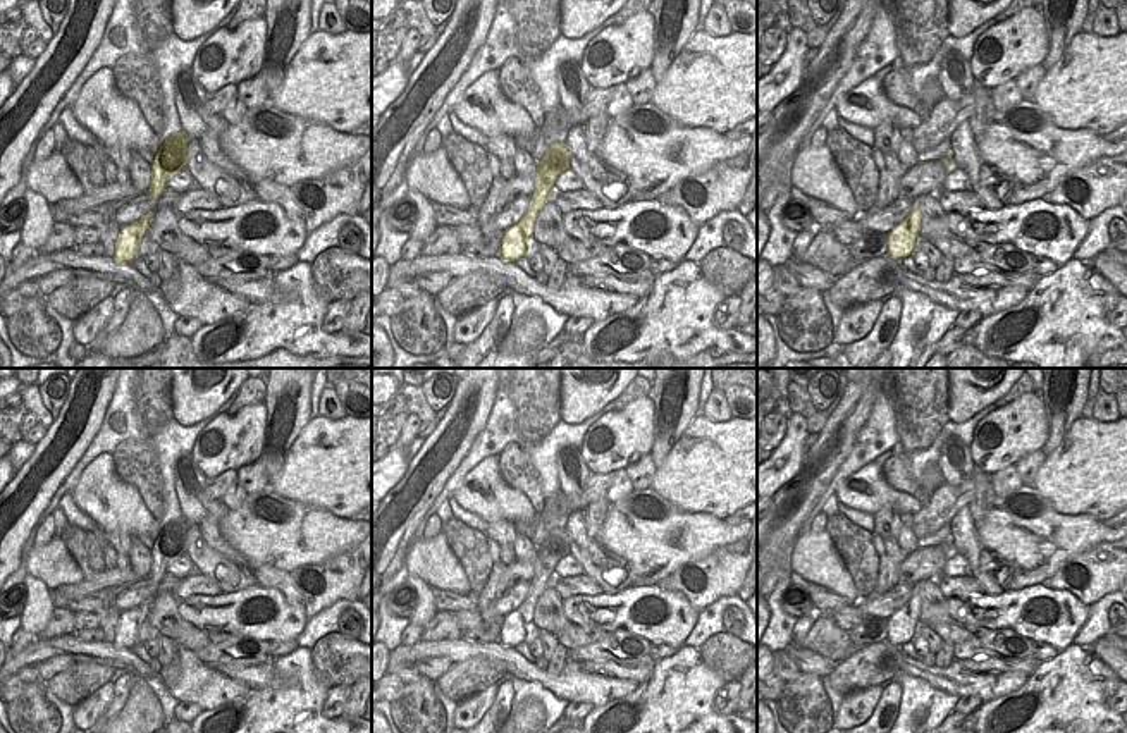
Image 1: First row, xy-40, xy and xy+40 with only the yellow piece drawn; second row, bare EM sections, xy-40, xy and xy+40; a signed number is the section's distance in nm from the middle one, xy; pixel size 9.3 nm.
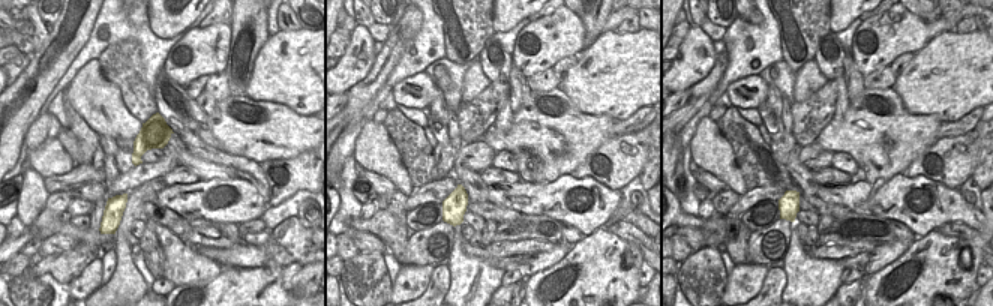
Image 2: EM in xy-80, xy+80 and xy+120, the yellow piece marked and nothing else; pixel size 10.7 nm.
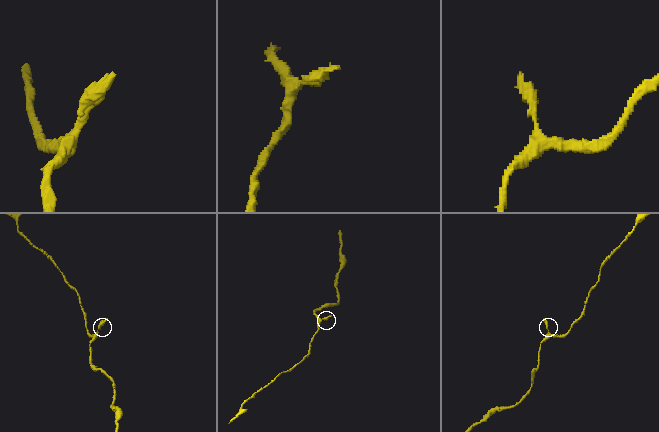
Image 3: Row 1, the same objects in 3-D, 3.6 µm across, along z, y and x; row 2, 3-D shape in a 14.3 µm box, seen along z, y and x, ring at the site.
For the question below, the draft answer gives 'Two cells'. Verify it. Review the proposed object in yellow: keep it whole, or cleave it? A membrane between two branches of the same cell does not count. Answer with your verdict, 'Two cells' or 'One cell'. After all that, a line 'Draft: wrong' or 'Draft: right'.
One cell.
Draft: wrong

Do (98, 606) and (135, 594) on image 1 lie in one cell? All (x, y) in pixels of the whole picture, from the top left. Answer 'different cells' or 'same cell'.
different cells

